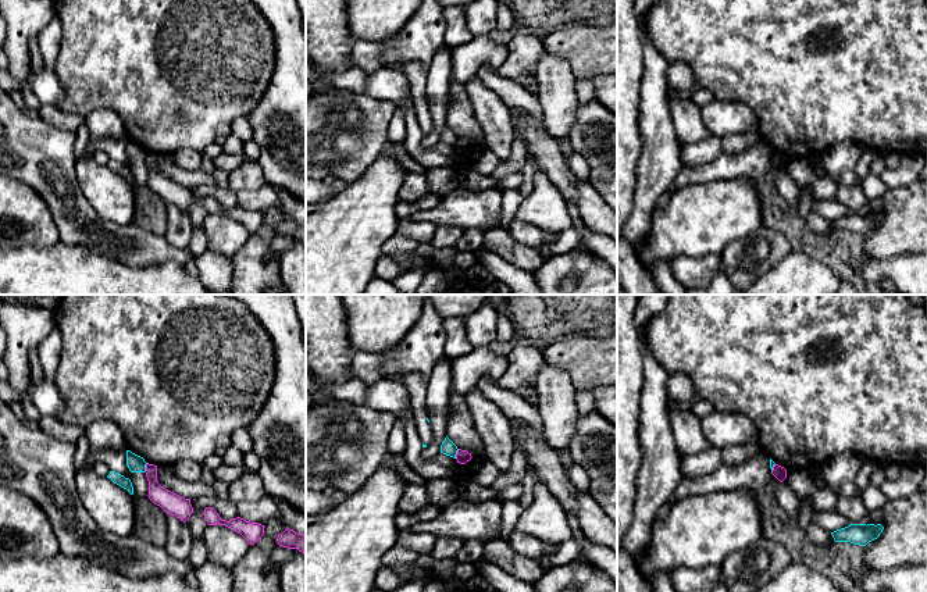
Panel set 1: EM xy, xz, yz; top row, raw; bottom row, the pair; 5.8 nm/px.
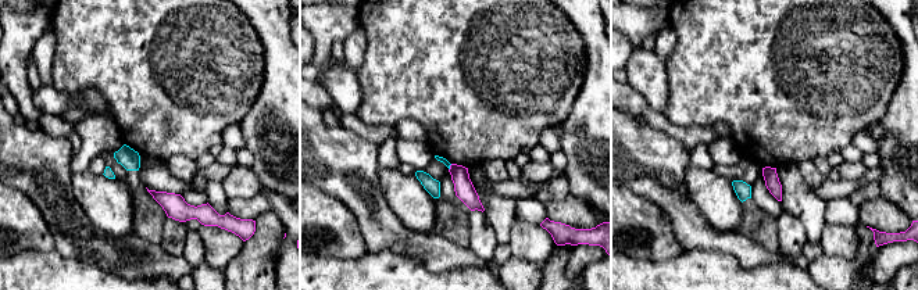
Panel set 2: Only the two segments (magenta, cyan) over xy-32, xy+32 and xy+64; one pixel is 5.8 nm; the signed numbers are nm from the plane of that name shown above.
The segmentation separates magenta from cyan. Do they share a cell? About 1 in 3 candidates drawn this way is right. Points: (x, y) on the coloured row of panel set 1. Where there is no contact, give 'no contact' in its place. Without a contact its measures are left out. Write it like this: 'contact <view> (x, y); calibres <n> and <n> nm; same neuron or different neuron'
contact xy (146, 467); calibres 120 and 100 nm; different neuron

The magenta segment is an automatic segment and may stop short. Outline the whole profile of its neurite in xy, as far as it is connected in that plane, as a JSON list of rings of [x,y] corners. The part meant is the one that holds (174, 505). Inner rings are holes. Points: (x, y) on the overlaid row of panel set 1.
[[[146,464],[146,477],[149,481],[149,499],[160,506],[167,514],[175,516],[186,523],[193,513],[190,499],[185,499],[157,482],[157,466]]]

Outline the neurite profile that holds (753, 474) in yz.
[[[762,453],[741,464],[723,463],[709,475],[682,477],[668,502],[675,503],[687,496],[702,496],[720,491],[750,489],[759,493],[767,488],[770,478],[770,457]]]

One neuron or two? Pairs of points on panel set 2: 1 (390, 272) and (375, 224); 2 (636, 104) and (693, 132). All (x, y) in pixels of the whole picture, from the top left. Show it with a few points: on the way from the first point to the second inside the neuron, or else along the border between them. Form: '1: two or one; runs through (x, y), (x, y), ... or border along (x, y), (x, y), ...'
1: two; border along (368, 251), (395, 251), (415, 260)
2: one; runs through (650, 115), (672, 131), (679, 132)

